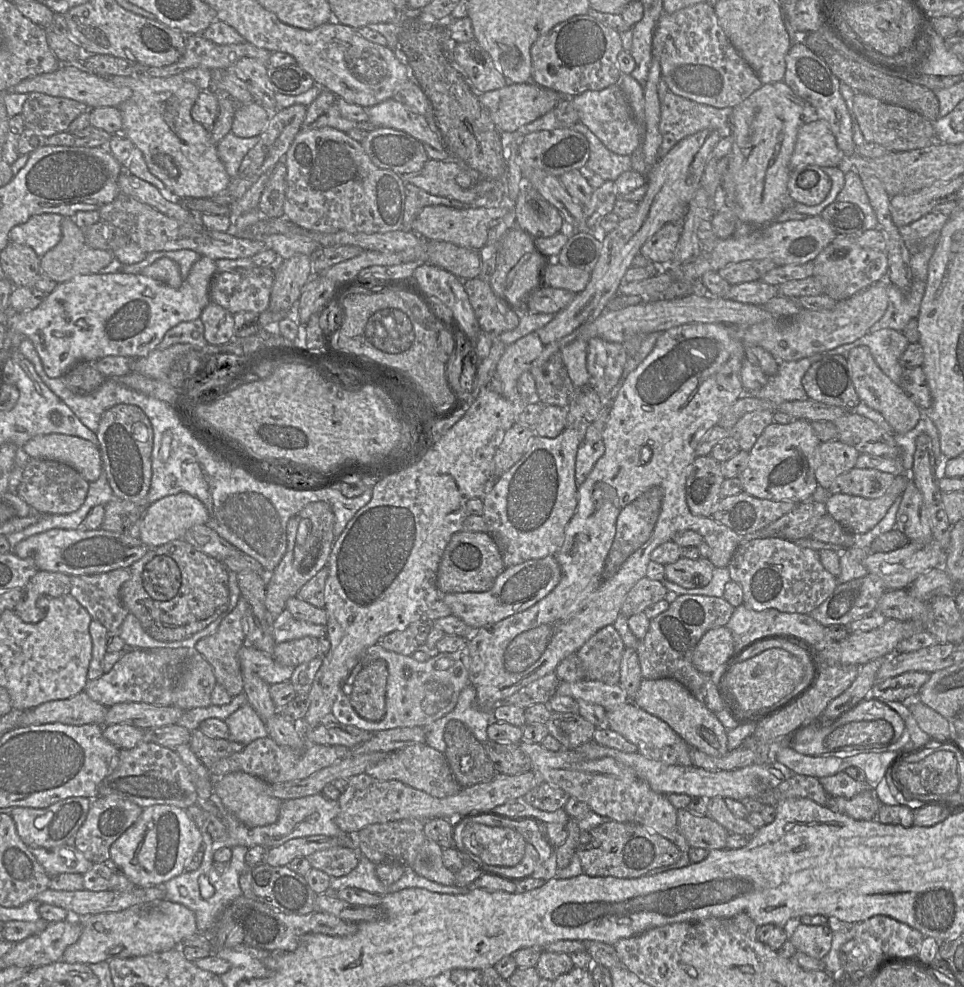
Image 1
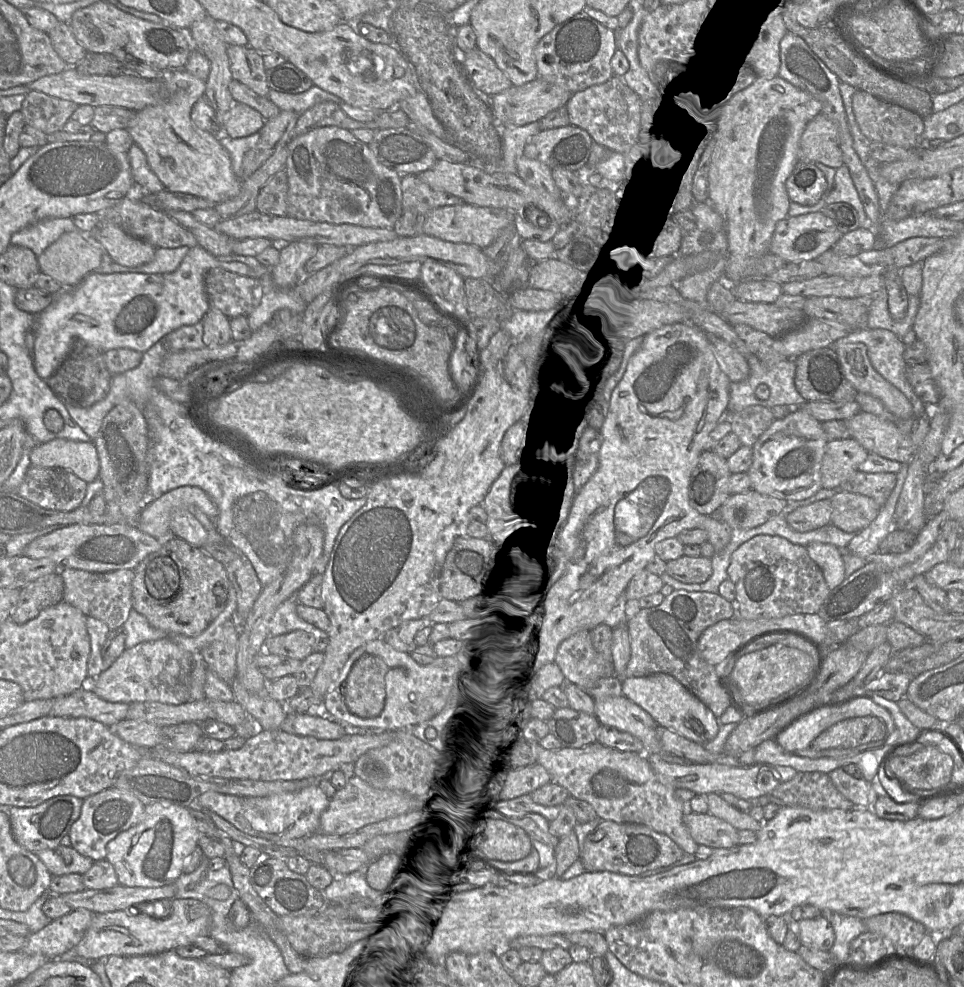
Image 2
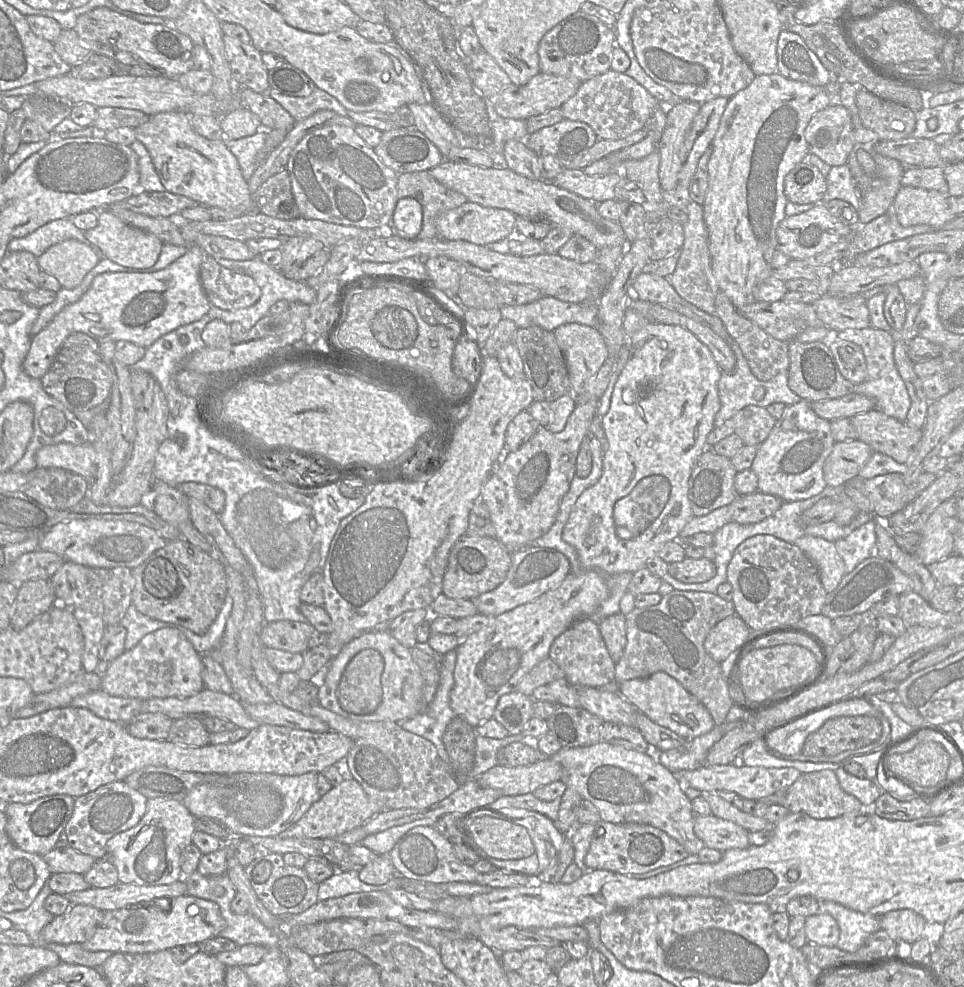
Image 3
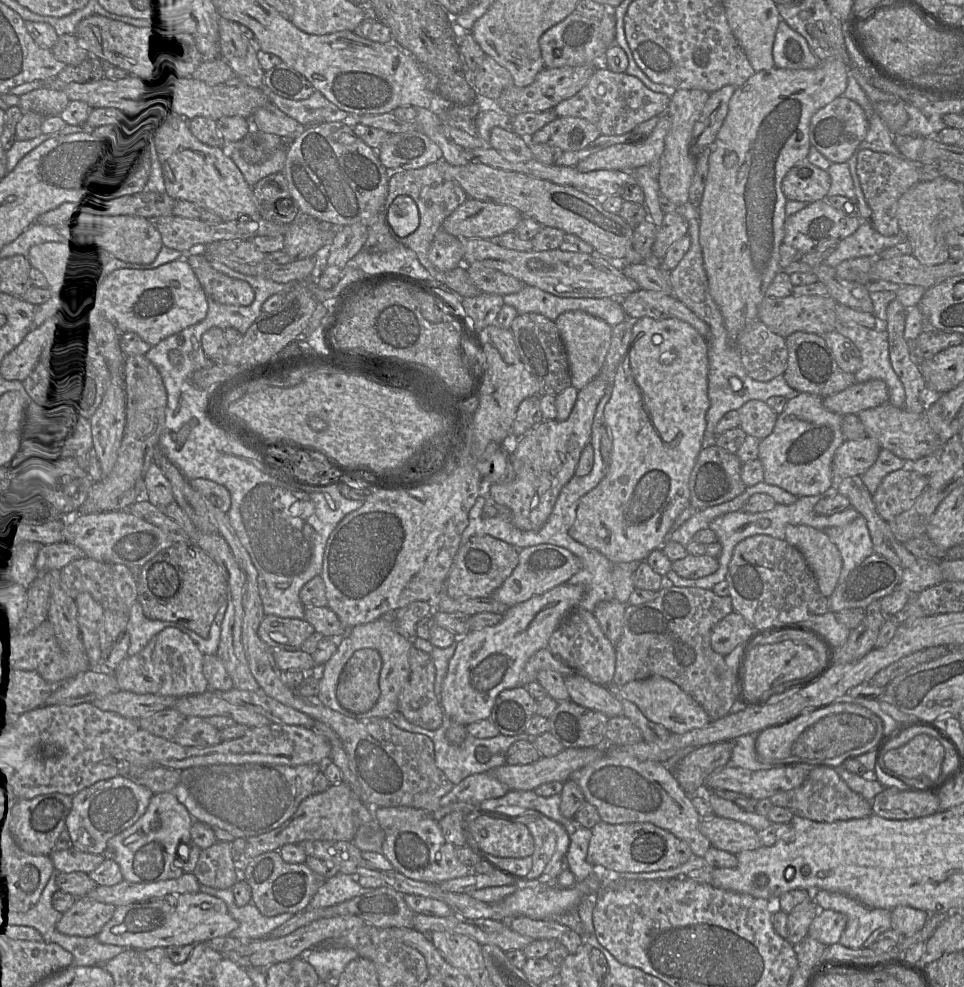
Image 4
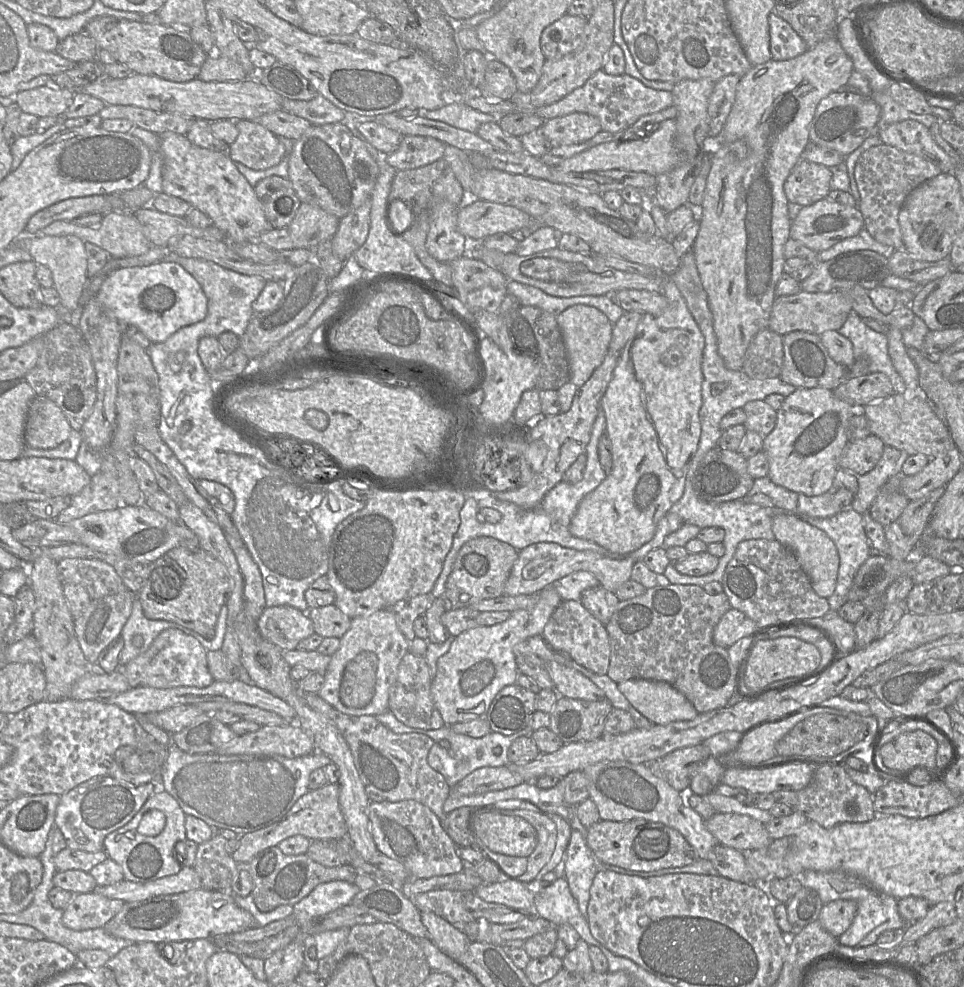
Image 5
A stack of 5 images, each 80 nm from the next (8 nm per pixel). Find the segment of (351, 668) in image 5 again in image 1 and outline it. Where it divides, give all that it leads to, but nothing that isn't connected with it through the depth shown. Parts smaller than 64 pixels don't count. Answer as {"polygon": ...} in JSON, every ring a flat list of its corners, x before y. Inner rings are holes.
{"polygon":[[381,659,364,666,356,675,349,700,363,719,379,721,384,717,387,678,387,663]]}

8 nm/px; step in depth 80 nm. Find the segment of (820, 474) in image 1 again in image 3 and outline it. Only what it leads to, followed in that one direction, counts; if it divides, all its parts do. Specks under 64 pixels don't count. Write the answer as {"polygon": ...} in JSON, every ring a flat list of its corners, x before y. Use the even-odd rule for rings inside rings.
{"polygon":[[859,439,835,442,823,465,826,484,843,487,850,480,857,478,872,453,872,449]]}

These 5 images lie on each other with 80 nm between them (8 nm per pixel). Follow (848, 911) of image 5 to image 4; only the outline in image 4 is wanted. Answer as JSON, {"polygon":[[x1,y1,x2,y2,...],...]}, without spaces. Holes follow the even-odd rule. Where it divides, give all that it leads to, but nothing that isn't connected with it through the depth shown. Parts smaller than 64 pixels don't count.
{"polygon":[[820,909,812,921,808,935,825,946,838,943,847,925,847,917,833,910]]}

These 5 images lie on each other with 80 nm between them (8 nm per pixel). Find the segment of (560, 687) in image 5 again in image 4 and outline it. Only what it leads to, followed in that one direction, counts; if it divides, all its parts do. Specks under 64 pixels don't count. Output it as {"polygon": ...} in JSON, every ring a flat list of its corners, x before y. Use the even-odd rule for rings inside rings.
{"polygon":[[576,673,564,677,564,683,570,701,601,712,608,718,623,715,622,704,611,694,607,686,595,684]]}

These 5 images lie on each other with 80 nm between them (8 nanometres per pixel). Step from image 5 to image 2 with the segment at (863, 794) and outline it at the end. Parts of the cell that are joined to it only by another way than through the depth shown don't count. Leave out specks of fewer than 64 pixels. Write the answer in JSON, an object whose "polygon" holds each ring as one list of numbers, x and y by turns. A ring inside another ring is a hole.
{"polygon":[[798,772,793,779,780,784,765,796,770,803,779,807,804,807,811,810,849,810,854,807,854,804,837,790,829,775,822,772]]}

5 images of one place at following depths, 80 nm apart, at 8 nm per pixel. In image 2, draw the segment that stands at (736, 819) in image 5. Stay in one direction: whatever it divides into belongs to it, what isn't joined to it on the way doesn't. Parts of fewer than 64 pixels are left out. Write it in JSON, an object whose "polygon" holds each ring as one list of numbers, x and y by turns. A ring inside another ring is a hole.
{"polygon":[[687,811,683,822,698,845,712,849,731,848,739,845,739,831,728,822,711,815]]}

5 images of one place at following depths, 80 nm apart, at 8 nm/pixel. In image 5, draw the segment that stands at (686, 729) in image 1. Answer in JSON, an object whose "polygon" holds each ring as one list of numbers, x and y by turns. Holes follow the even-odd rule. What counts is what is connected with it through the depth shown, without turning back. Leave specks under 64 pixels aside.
{"polygon":[[630,679,617,685,632,706,653,724,692,720,698,715,686,697,667,682]]}

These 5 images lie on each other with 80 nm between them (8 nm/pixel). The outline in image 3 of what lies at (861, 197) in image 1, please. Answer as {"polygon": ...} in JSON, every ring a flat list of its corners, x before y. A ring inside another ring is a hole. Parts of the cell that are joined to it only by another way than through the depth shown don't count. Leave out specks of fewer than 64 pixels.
{"polygon":[[847,164,832,166,826,180,827,190,823,196,823,203,833,199,844,200,850,203,857,212,859,211,861,206,859,189]]}

